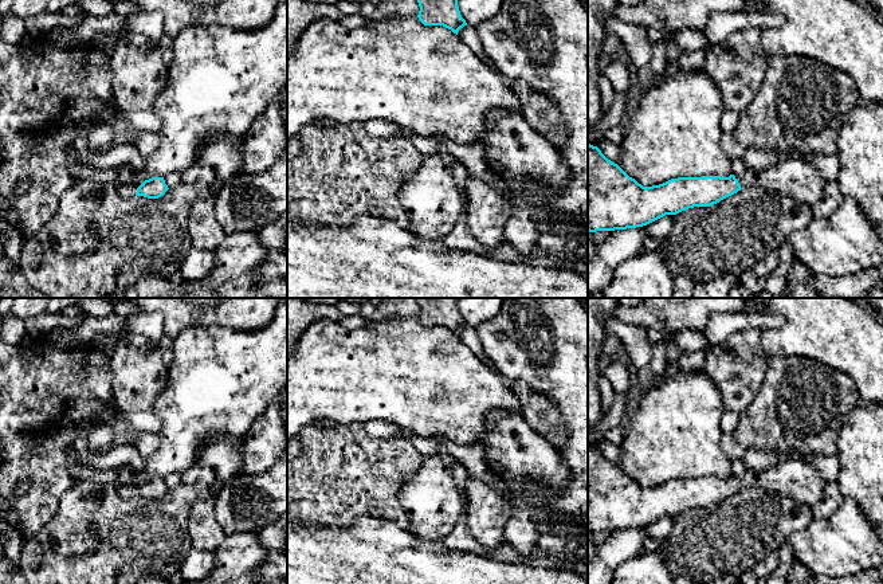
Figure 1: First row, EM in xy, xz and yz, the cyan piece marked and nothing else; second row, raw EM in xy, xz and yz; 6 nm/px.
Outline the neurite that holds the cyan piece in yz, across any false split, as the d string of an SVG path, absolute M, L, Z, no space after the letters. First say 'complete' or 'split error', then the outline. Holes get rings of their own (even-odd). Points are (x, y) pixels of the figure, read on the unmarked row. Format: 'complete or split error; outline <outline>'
split error; outline M588 444L588 532L615 532L647 526L666 516L710 507L742 489L762 489L813 506L825 495L827 482L811 465L789 459L742 475L678 478L643 487L597 447Z

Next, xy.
split error; outline M152 478L149 481L127 485L118 489L118 493L123 498L144 497L148 499L158 499L168 491L164 478Z

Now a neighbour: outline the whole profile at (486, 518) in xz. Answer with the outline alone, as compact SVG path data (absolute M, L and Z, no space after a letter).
M468 475L466 491L471 507L467 510L470 533L482 545L499 546L505 541L505 526L511 516L511 505L494 487Z

